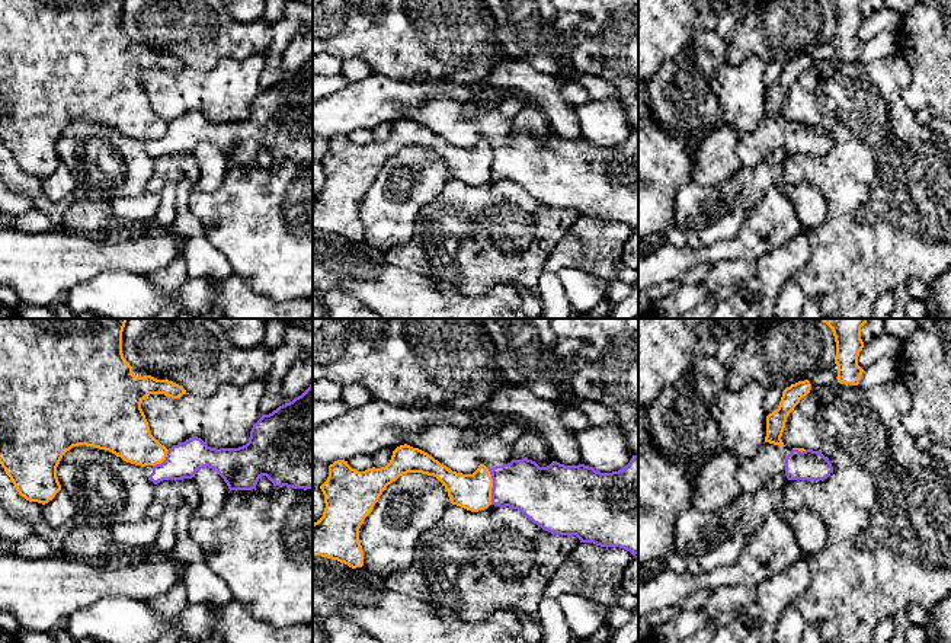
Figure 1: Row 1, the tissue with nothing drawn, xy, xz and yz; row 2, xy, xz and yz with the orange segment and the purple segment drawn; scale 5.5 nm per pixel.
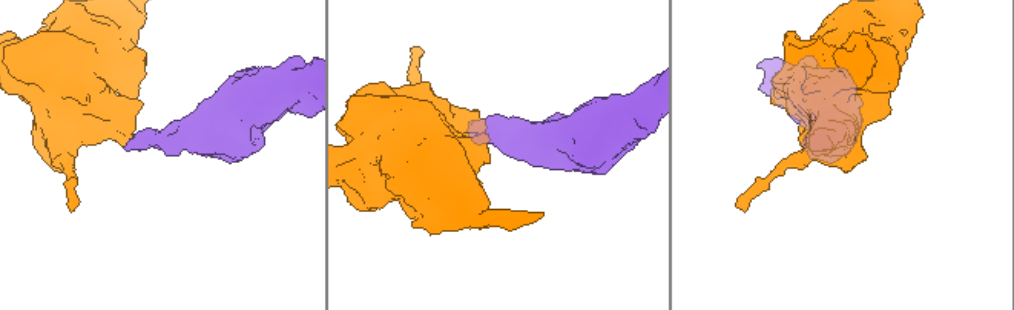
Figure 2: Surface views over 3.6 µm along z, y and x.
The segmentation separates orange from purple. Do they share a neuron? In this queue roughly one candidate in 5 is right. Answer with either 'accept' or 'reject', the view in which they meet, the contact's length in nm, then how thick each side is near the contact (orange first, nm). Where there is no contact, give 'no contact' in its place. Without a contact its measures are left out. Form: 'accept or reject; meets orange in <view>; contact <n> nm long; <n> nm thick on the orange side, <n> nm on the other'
reject; meets orange in xz; contact 200 nm long; 200 nm thick on the orange side, 280 nm on the other

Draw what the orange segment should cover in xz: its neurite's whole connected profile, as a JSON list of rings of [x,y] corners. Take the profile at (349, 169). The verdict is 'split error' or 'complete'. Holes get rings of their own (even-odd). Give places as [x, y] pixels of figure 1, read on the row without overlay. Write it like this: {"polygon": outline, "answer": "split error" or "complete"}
{"polygon": [[[407,118],[397,121],[393,125],[390,137],[381,143],[372,141],[365,145],[358,145],[348,135],[337,134],[329,140],[329,151],[320,160],[326,182],[323,191],[313,198],[313,228],[337,234],[352,243],[362,241],[364,224],[359,217],[359,202],[372,186],[387,160],[407,147],[422,147],[436,151],[445,160],[451,177],[467,185],[478,186],[491,179],[493,153],[484,138],[480,138],[473,148],[457,147],[428,127]]], "answer": "complete"}

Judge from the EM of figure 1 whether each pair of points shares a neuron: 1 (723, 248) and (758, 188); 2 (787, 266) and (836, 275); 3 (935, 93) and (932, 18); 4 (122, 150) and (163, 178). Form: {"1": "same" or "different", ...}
{"1": "different", "2": "different", "3": "same", "4": "different"}

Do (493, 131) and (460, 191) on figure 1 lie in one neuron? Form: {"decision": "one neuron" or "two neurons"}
{"decision": "two neurons"}

